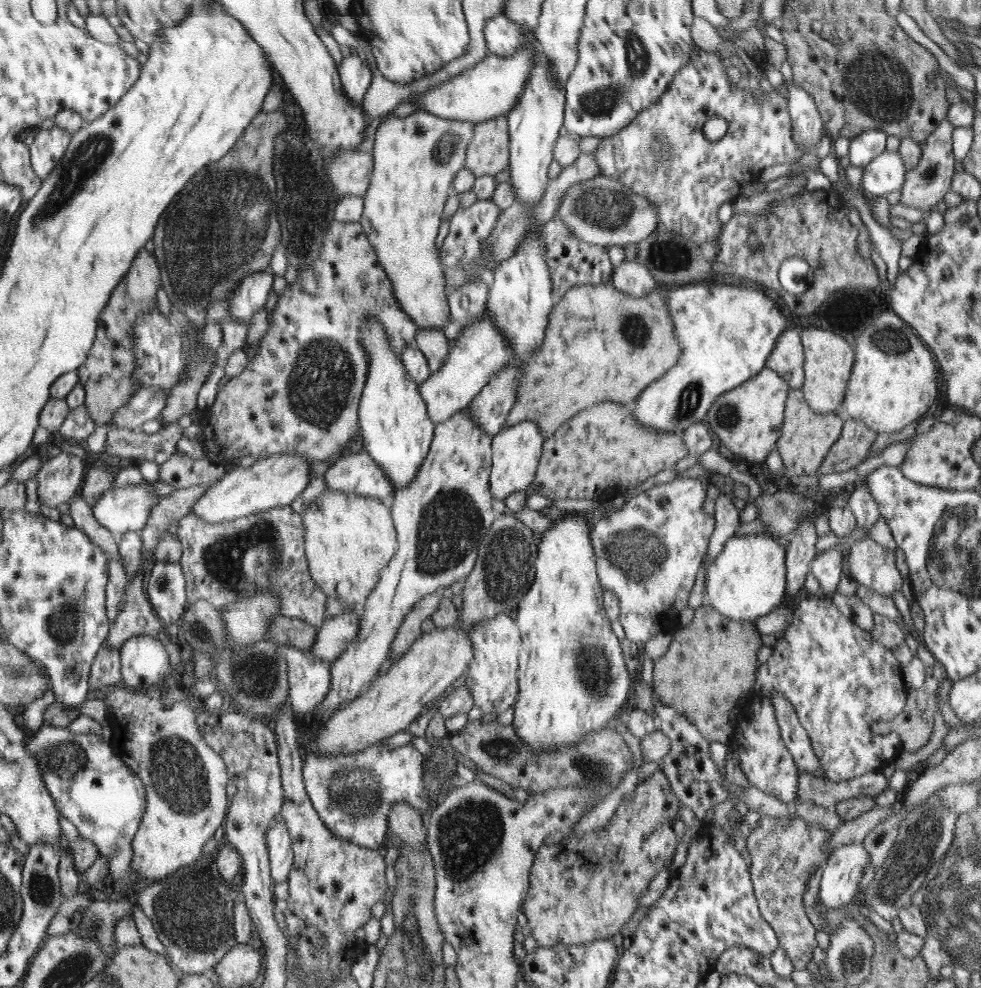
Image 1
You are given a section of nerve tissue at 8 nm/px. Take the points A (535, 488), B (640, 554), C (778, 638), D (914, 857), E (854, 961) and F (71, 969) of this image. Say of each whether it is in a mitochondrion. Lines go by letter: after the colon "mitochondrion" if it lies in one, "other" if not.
A: other
B: mitochondrion
C: other
D: mitochondrion
E: mitochondrion
F: mitochondrion

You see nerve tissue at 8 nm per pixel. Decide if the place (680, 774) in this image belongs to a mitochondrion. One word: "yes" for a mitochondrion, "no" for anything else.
no

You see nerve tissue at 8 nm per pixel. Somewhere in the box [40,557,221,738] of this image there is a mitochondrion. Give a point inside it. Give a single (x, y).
(62, 624)

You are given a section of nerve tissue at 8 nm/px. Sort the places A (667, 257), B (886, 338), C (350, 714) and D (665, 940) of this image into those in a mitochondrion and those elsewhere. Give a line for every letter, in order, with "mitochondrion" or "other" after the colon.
A: mitochondrion
B: mitochondrion
C: other
D: mitochondrion

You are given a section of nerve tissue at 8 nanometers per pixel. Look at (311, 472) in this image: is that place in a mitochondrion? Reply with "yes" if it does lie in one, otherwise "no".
no

